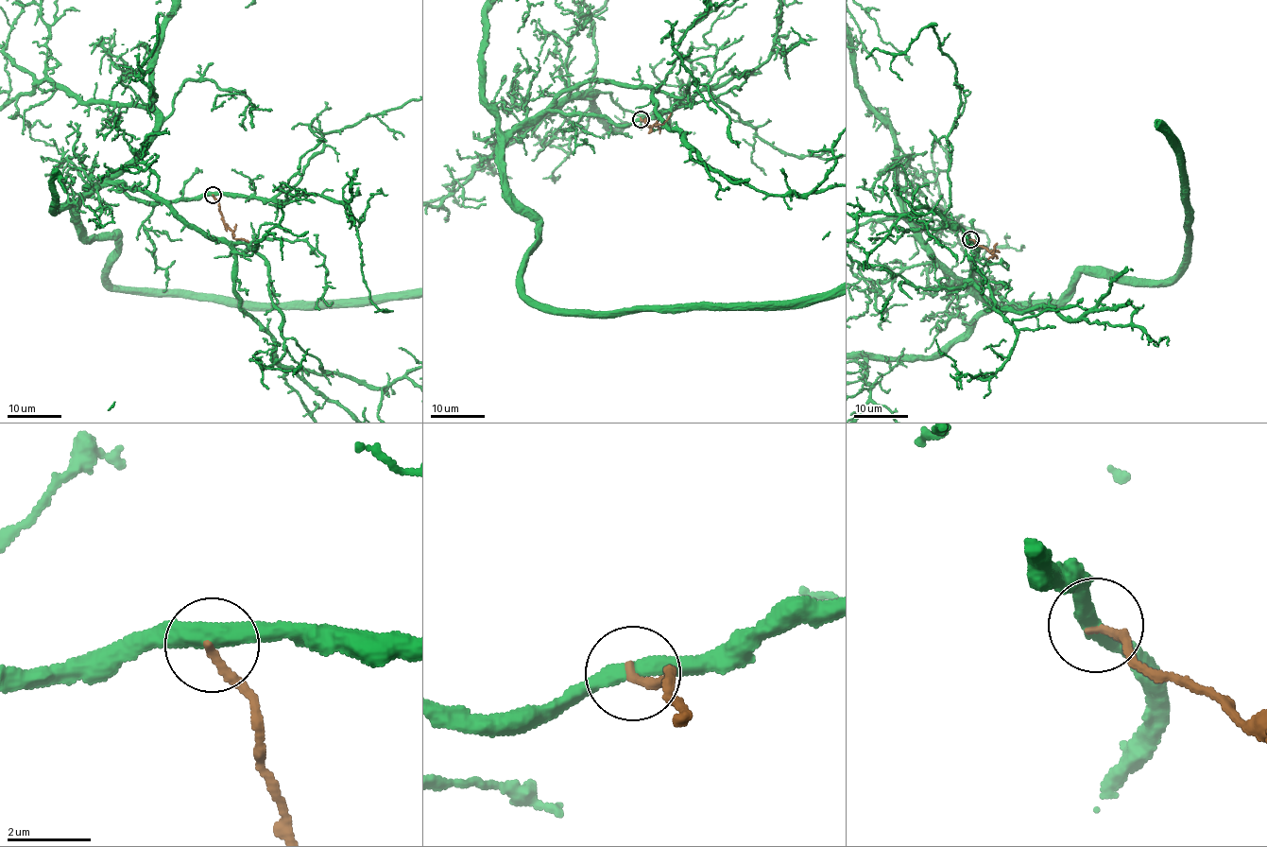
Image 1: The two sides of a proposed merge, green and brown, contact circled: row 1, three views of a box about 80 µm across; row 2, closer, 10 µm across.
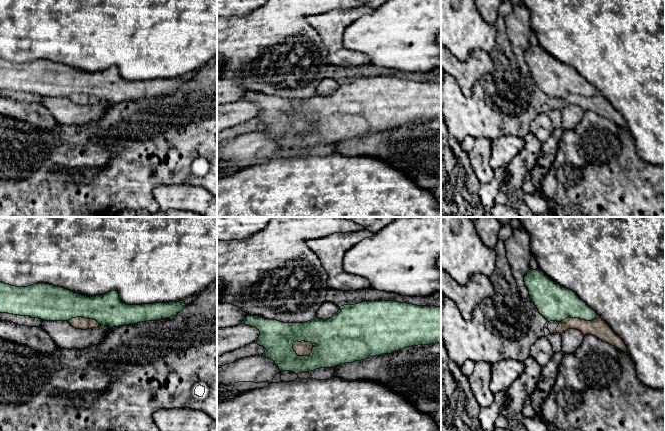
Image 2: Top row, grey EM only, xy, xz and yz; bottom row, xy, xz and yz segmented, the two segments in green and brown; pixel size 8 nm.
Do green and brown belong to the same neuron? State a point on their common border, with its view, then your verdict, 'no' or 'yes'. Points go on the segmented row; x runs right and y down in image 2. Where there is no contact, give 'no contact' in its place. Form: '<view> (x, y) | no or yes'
xz (301, 356) | no

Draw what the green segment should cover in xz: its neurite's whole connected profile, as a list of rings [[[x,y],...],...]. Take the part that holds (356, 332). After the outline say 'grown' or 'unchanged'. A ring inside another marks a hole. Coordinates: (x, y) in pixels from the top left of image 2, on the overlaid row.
[[[365,301],[344,305],[326,320],[315,318],[304,323],[284,323],[247,315],[241,324],[260,331],[254,343],[266,350],[259,356],[273,360],[281,372],[290,371],[296,374],[320,368],[334,368],[344,363],[391,354],[407,347],[441,344],[441,307],[417,306],[395,301]],[[296,341],[316,343],[317,346],[313,346],[309,356],[298,356],[293,349],[293,343]]]; unchanged

